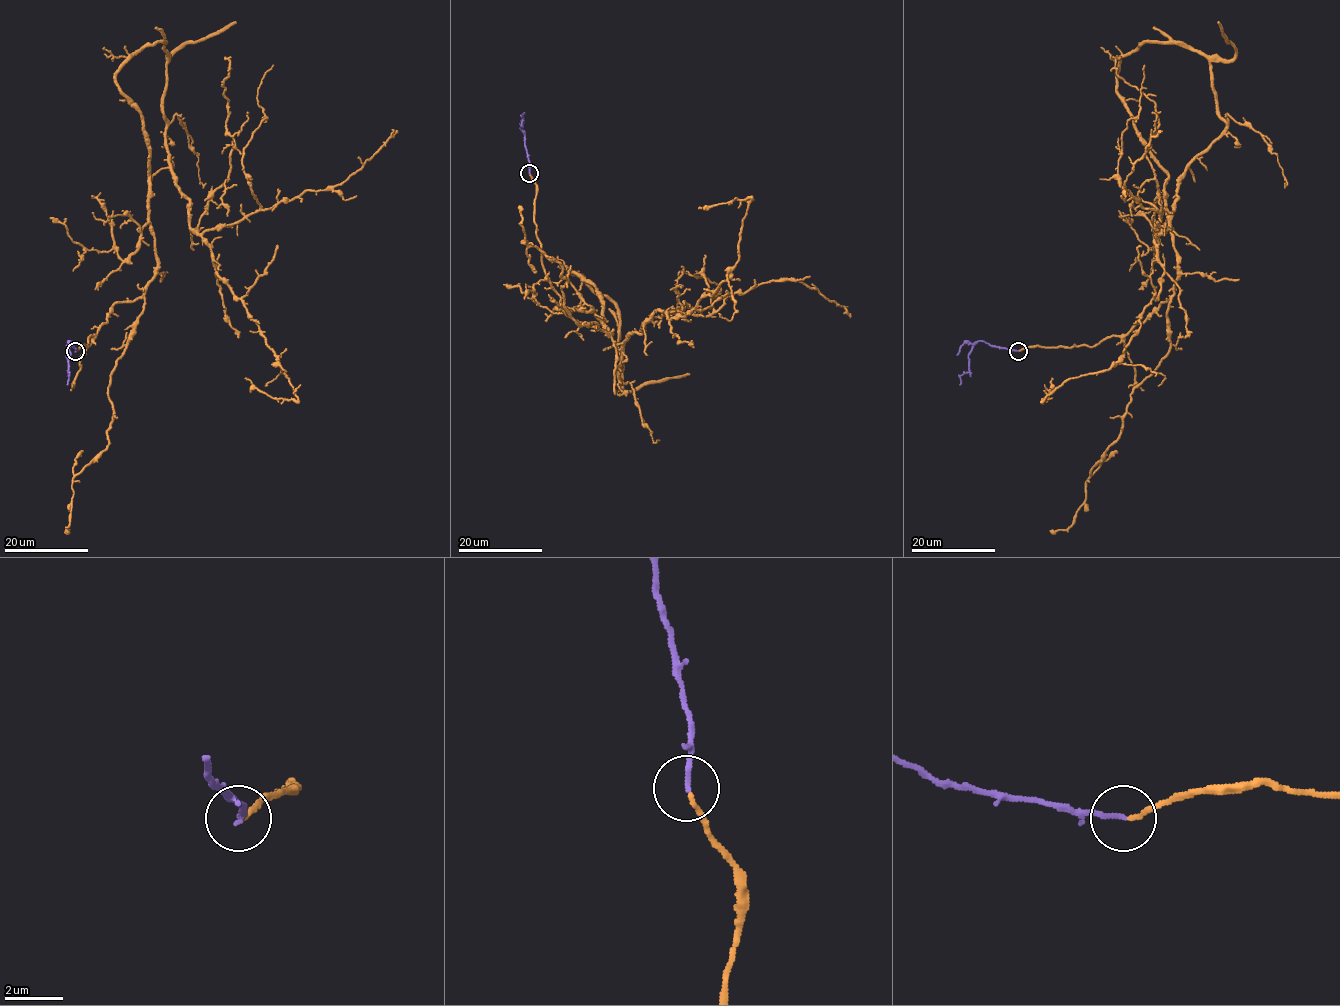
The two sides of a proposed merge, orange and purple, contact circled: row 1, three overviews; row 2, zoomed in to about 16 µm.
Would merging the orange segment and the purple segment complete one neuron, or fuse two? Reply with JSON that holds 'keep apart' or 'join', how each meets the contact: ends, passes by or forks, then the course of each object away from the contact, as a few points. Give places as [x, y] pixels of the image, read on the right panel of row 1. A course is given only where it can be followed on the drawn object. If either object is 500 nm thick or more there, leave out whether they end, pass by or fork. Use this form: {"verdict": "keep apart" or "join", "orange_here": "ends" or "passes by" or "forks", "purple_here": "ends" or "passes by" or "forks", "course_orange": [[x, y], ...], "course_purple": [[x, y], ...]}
{"verdict": "join", "orange_here": "ends", "purple_here": "ends", "course_orange": [[1018, 351], [1172, 296], [1117, 71], [1199, 50], [1226, 129], [1161, 290], [1120, 358], [1052, 378]], "course_purple": [[1018, 351], [978, 340], [968, 356], [969, 371], [960, 376], [959, 384]]}

